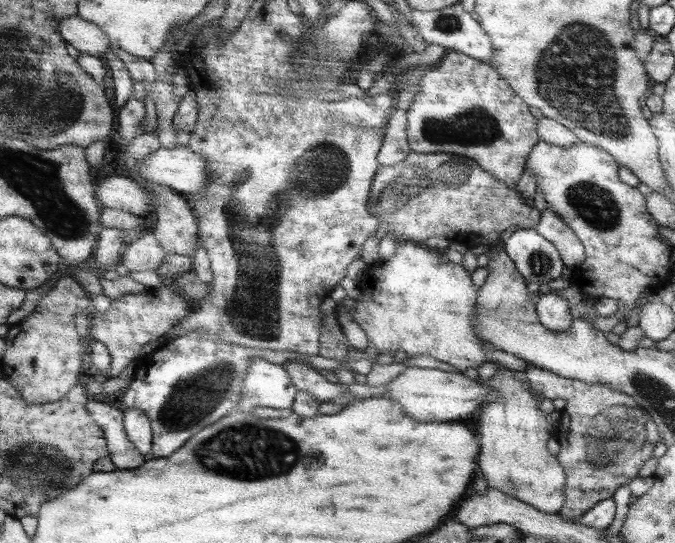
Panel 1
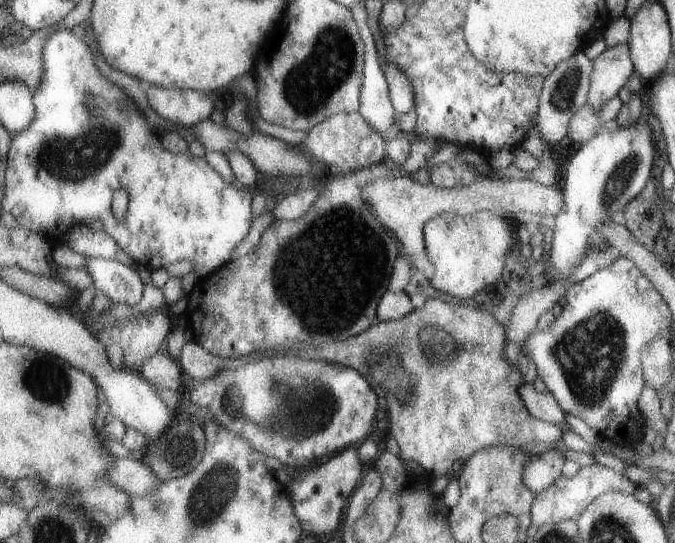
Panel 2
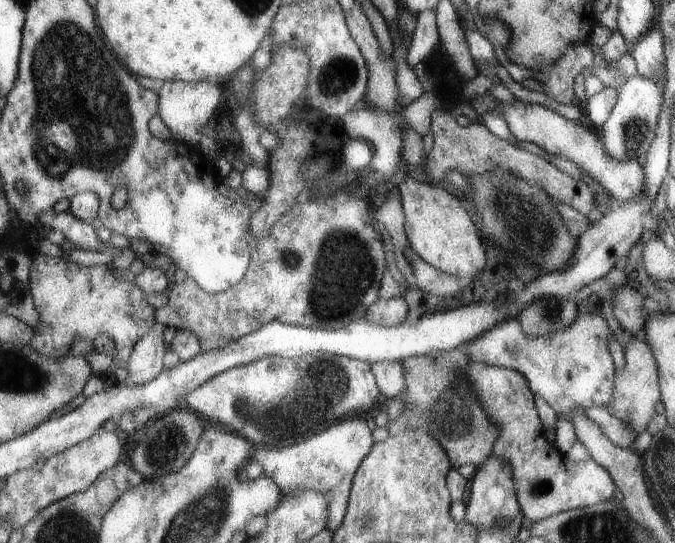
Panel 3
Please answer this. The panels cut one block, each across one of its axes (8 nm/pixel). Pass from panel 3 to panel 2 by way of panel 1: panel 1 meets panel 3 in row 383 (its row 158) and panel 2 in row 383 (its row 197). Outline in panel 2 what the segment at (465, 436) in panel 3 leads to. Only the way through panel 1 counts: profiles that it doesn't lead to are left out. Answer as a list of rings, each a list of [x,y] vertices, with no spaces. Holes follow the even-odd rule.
[[[427,299],[422,308],[413,309],[412,312],[398,318],[398,320],[378,321],[377,324],[372,324],[370,328],[366,328],[364,332],[351,336],[342,342],[334,342],[330,346],[320,346],[320,348],[314,348],[314,346],[302,346],[296,356],[300,358],[308,358],[308,360],[320,360],[320,362],[330,362],[330,364],[343,364],[349,366],[354,370],[357,370],[366,380],[368,384],[374,389],[374,392],[380,397],[386,400],[388,405],[388,418],[390,418],[391,434],[394,435],[398,444],[398,450],[400,450],[400,456],[404,462],[416,462],[416,464],[422,466],[426,473],[431,477],[439,477],[446,475],[452,468],[454,462],[462,462],[462,460],[468,460],[474,452],[488,448],[488,446],[510,446],[510,448],[524,448],[537,442],[557,442],[562,438],[562,426],[553,425],[534,418],[530,412],[528,412],[522,398],[518,396],[518,388],[524,385],[522,382],[522,376],[520,376],[520,370],[518,366],[512,366],[506,358],[504,358],[504,346],[506,346],[506,328],[500,325],[494,315],[486,310],[470,304],[449,304],[436,299]]]

